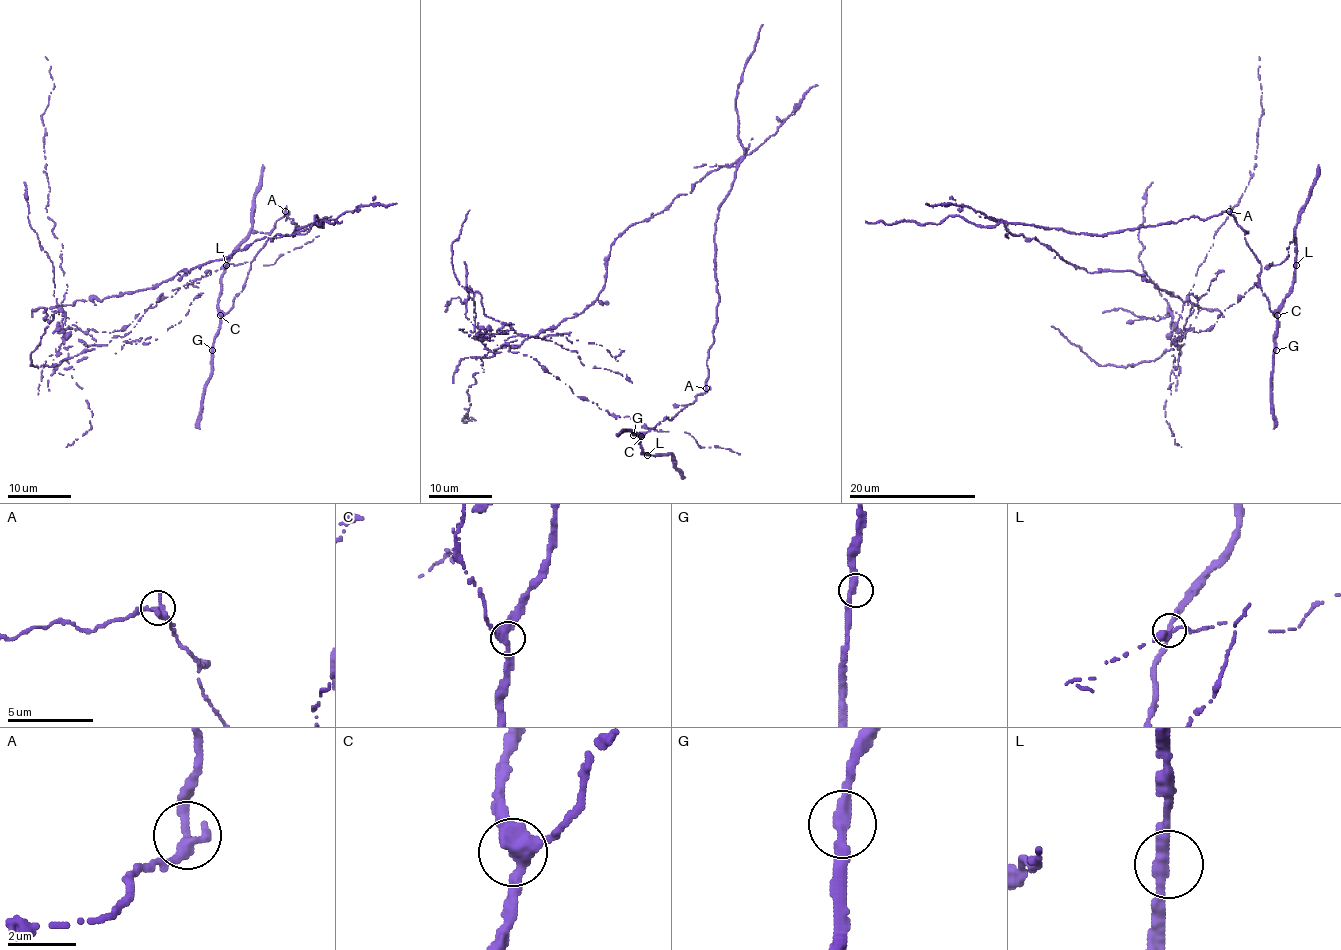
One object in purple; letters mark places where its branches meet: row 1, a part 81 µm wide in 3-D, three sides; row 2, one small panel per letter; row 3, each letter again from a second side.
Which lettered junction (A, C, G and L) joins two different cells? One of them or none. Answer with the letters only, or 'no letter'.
A

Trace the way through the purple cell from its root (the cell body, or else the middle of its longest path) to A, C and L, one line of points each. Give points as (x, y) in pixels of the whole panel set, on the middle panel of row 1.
A: (693, 187), (720, 167), (736, 168), (714, 233), (719, 305), (706, 389)
C: (693, 187), (720, 167), (736, 168), (714, 233), (719, 305), (706, 390), (641, 436)
L: (693, 187), (720, 167), (736, 168), (714, 233), (719, 305), (706, 390), (639, 438), (647, 455)

